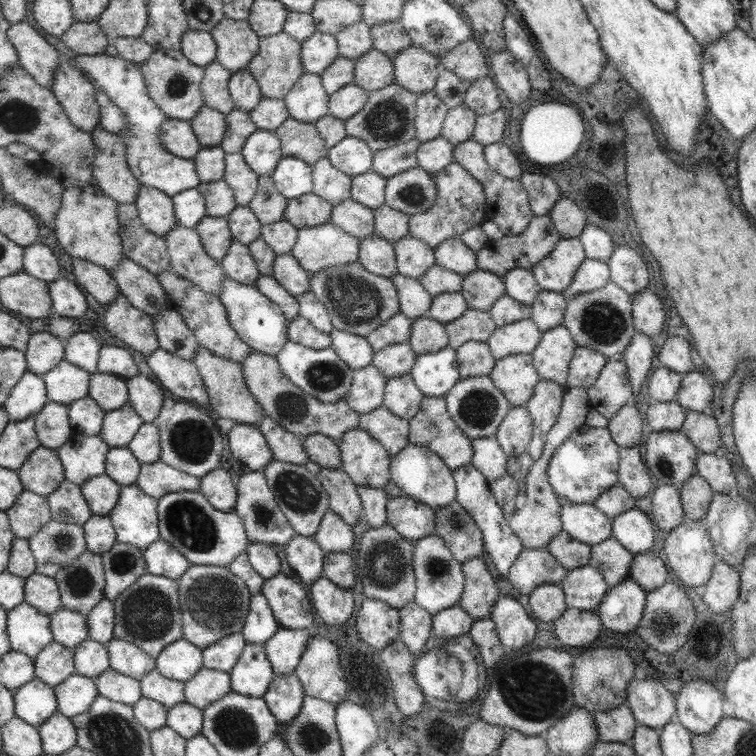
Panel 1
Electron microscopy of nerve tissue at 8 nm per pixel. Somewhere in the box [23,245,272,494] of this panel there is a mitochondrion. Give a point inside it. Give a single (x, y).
(191, 440)

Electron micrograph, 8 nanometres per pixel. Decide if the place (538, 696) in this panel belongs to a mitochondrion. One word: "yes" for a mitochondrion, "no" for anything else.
yes

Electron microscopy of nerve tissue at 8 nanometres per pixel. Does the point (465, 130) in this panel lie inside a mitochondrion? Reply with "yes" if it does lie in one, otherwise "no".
no

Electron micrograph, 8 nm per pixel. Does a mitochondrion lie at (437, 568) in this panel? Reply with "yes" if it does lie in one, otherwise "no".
yes

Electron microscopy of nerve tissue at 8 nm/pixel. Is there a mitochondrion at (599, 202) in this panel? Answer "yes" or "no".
no

